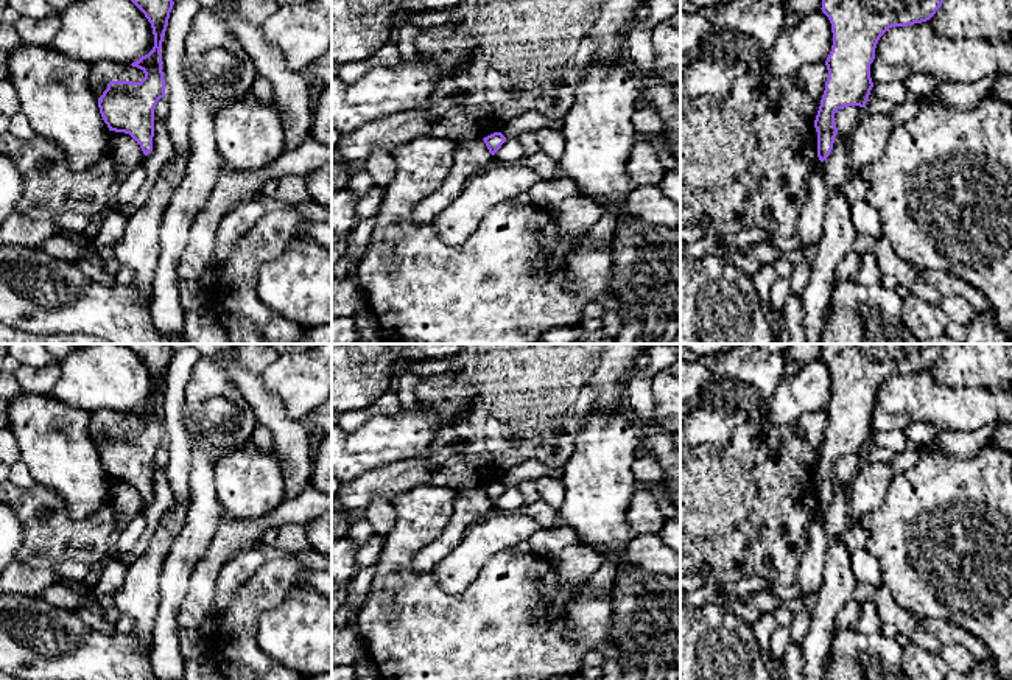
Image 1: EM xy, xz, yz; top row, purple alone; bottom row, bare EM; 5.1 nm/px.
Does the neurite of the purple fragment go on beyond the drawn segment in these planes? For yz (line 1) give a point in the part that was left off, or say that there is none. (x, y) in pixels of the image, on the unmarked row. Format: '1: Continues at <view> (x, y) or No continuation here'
1: No continuation here

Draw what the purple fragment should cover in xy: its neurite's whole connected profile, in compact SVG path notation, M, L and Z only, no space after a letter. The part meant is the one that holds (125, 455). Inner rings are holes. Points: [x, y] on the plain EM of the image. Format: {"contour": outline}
{"contour": "M123 344L148 367L154 383L153 398L132 411L145 426L140 431L111 429L98 447L100 462L109 479L129 482L148 504L153 499L154 457L165 445L162 391L174 350L168 344Z"}

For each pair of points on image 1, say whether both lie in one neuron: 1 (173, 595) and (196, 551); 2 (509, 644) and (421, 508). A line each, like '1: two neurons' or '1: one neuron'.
1: one neuron
2: one neuron

